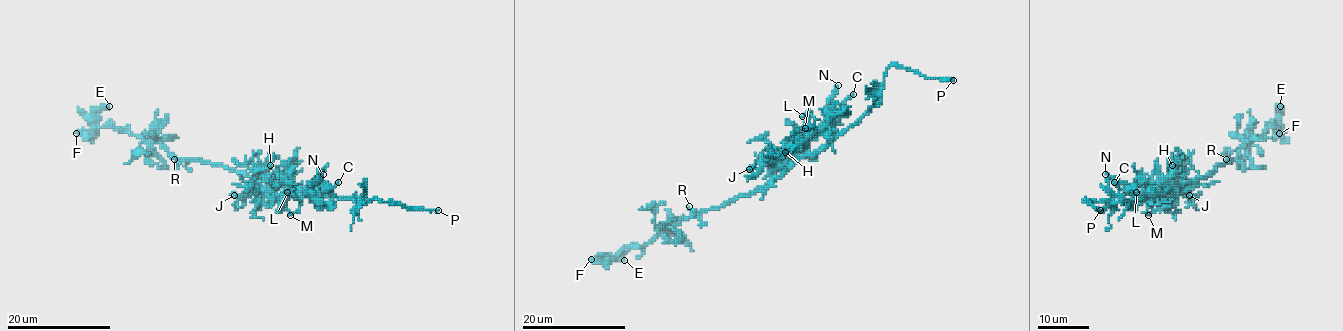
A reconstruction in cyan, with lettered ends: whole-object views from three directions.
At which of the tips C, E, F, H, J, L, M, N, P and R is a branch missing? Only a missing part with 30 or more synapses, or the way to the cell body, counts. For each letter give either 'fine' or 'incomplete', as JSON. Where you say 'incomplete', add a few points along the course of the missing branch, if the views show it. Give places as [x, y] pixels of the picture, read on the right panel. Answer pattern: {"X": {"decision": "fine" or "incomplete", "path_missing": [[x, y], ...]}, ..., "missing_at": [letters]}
{"C": {"decision": "fine"}, "E": {"decision": "fine"}, "F": {"decision": "fine"}, "H": {"decision": "fine"}, "J": {"decision": "fine"}, "L": {"decision": "fine"}, "M": {"decision": "fine"}, "N": {"decision": "fine"}, "P": {"decision": "incomplete", "path_missing": [[1100, 210], [1135, 194], [1153, 196], [1169, 192]]}, "R": {"decision": "fine"}, "missing_at": ["P"]}

